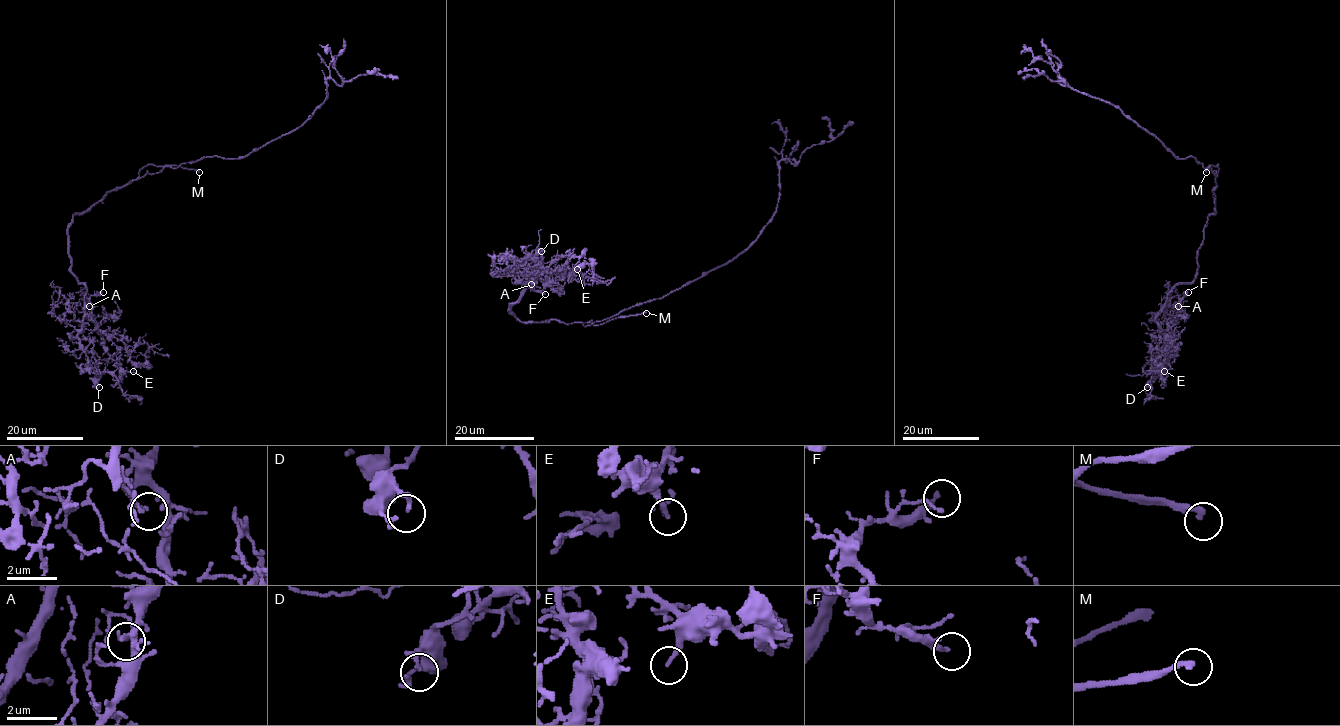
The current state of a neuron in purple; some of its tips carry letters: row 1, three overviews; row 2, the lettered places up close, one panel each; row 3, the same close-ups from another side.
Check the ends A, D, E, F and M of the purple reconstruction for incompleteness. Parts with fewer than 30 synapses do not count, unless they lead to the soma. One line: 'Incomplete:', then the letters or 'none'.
Incomplete: E, M

